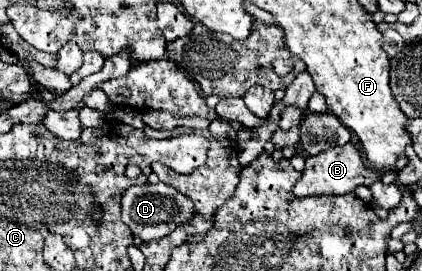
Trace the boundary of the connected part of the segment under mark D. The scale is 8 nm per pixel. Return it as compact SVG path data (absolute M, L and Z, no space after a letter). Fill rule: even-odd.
M145 183L145 185L137 185L137 187L129 187L123 193L123 221L125 225L131 229L133 237L139 237L143 241L159 241L165 235L169 235L175 227L191 221L195 217L195 209L193 203L189 201L189 197L185 197L183 193L179 193L177 189L173 189L167 183Z

